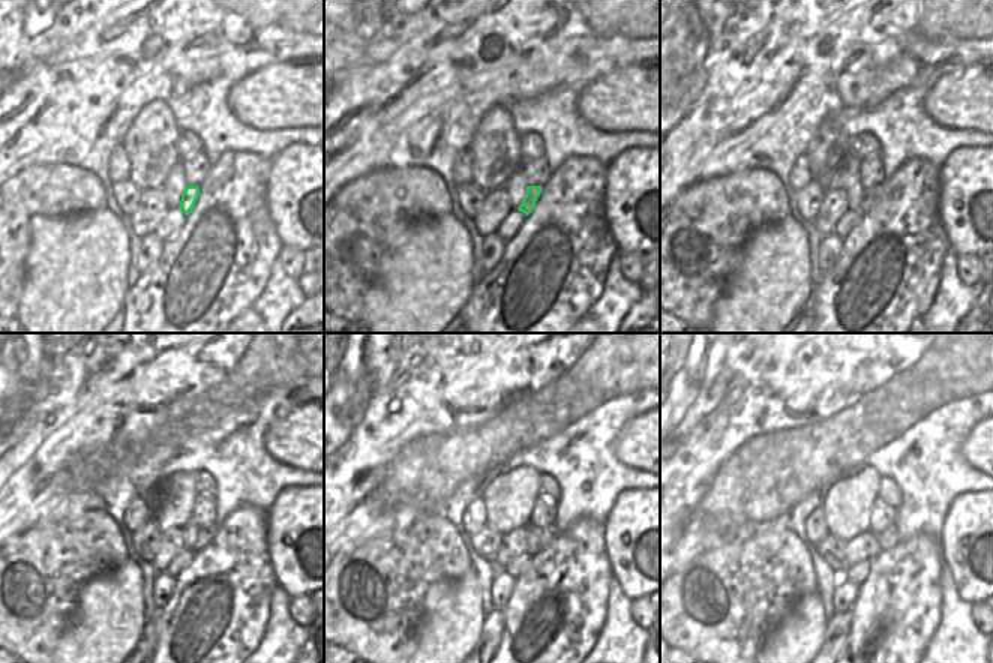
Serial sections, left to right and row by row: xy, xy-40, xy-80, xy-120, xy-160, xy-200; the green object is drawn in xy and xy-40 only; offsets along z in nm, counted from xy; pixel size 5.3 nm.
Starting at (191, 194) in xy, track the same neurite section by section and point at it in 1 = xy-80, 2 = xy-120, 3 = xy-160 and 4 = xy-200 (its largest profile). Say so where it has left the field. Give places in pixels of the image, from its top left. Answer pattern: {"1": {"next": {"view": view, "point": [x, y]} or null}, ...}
{"1": {"next": {"view": "xy-80", "point": [869, 195]}}, "2": {"next": {"view": "xy-120", "point": [206, 533]}}, "3": {"next": {"view": "xy-160", "point": [549, 533]}}, "4": {"next": {"view": "xy-200", "point": [888, 537]}}}

